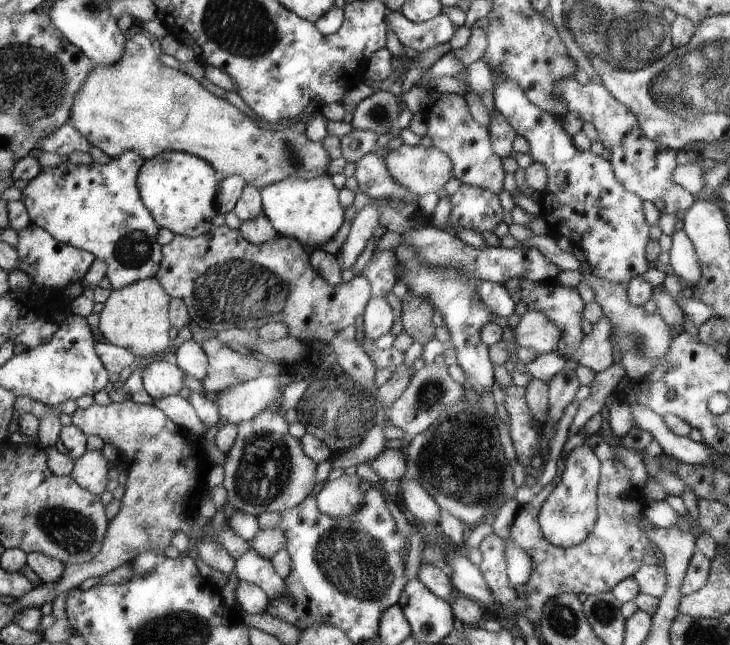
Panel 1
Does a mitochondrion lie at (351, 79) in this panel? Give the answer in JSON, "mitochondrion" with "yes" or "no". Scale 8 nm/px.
{"mitochondrion":"no"}

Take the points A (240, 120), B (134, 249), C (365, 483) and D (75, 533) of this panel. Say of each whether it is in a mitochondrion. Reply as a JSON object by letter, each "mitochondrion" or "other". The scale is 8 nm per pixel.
{"A":"other","B":"mitochondrion","C":"other","D":"mitochondrion"}

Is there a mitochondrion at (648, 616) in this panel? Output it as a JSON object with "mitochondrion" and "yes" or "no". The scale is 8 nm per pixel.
{"mitochondrion":"no"}

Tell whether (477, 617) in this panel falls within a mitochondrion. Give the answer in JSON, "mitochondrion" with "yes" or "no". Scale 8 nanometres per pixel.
{"mitochondrion":"no"}

